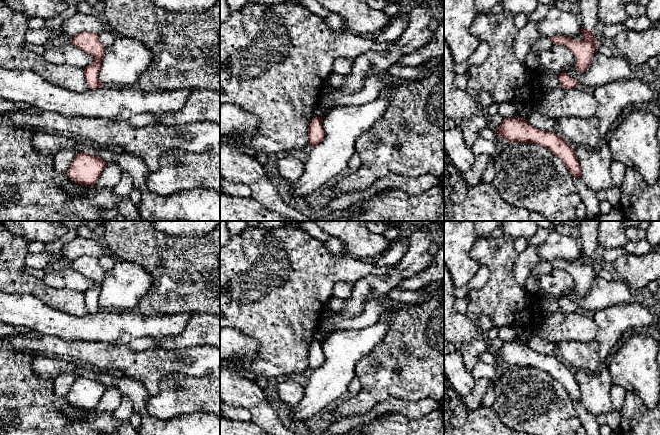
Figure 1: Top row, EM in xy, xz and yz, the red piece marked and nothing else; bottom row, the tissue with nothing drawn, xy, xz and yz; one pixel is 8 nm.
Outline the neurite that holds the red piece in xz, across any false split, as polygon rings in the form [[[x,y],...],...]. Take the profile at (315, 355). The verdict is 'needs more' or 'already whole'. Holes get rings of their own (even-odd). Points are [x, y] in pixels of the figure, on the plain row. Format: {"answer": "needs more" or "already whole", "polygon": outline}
{"answer": "already whole", "polygon": [[[315,341],[311,344],[308,351],[308,367],[314,371],[319,368],[323,361],[324,355],[322,352],[322,344],[324,341]]]}

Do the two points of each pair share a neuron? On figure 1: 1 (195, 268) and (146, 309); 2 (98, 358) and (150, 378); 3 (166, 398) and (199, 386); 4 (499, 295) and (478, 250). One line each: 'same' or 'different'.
1: same
2: same
3: same
4: same

